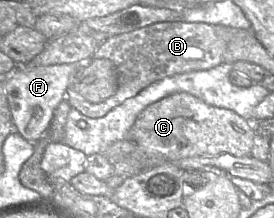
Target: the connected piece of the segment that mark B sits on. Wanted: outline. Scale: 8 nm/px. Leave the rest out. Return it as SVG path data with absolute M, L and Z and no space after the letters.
M173 21L154 23L131 32L109 37L100 43L99 47L93 54L93 58L106 58L114 63L118 73L118 88L115 94L102 102L91 103L85 100L74 89L72 81L67 89L65 100L67 100L71 107L75 108L85 116L90 118L103 117L114 107L122 104L125 100L134 97L141 90L156 81L176 74L209 70L220 64L227 63L225 62L225 52L228 46L243 46L245 37L249 37L250 33L253 34L251 29L244 30L224 25Z

